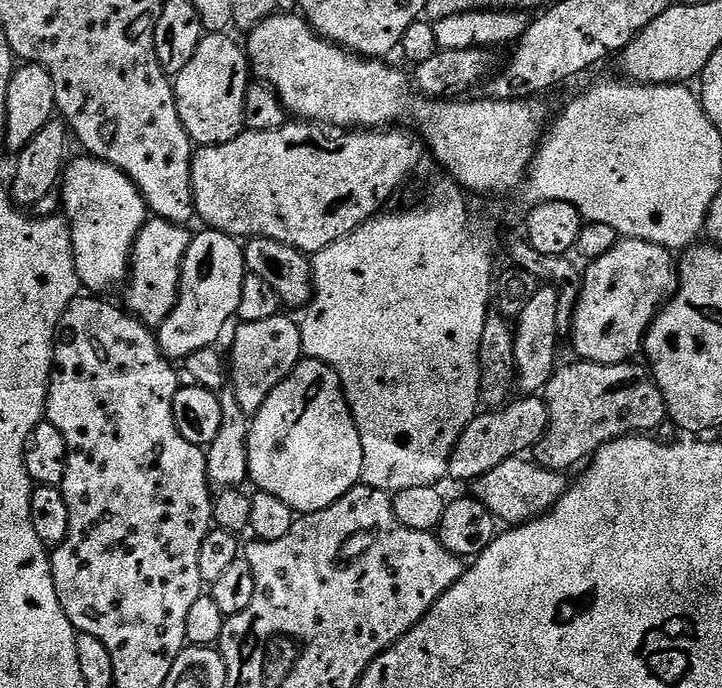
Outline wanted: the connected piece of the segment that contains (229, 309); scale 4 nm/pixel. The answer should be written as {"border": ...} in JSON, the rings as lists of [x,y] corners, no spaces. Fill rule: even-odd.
{"border":[[[203,230],[196,232],[190,242],[190,250],[184,259],[182,274],[180,275],[180,297],[166,322],[162,322],[158,329],[160,351],[173,362],[187,360],[194,350],[206,350],[219,345],[220,335],[228,323],[233,323],[238,302],[242,302],[242,282],[246,275],[244,263],[244,249],[241,241],[235,236],[227,236],[225,232],[215,230]]]}

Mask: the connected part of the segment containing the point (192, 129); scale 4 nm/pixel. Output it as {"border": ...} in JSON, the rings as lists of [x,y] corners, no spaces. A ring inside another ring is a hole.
{"border":[[[222,32],[204,35],[198,42],[198,50],[194,50],[194,58],[190,58],[190,62],[186,62],[186,67],[174,78],[178,112],[186,126],[188,136],[196,146],[225,144],[238,138],[240,133],[245,131],[244,107],[250,83],[250,65],[247,51],[241,45],[239,48],[230,37],[231,35]]]}

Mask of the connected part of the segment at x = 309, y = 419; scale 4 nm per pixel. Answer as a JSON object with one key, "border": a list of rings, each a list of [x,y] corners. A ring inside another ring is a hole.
{"border":[[[301,359],[300,363],[296,365],[296,369],[272,391],[270,398],[266,398],[266,402],[262,402],[262,406],[257,410],[256,415],[251,417],[248,430],[248,475],[251,483],[256,483],[255,487],[259,491],[274,494],[276,498],[282,498],[282,502],[286,502],[286,506],[290,506],[293,513],[303,514],[326,510],[326,506],[334,506],[334,502],[338,502],[338,498],[342,498],[350,489],[361,483],[363,474],[362,438],[356,429],[352,407],[349,406],[348,399],[344,397],[344,387],[340,384],[338,374],[329,364],[324,364],[320,360]]]}

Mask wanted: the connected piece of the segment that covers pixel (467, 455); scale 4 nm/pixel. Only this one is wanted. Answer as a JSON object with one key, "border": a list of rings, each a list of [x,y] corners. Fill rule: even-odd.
{"border":[[[528,394],[513,399],[502,410],[488,410],[478,414],[462,434],[448,463],[448,476],[456,480],[475,482],[482,474],[490,474],[494,466],[525,455],[548,432],[548,405],[539,395]],[[485,415],[485,416],[484,416]]]}

